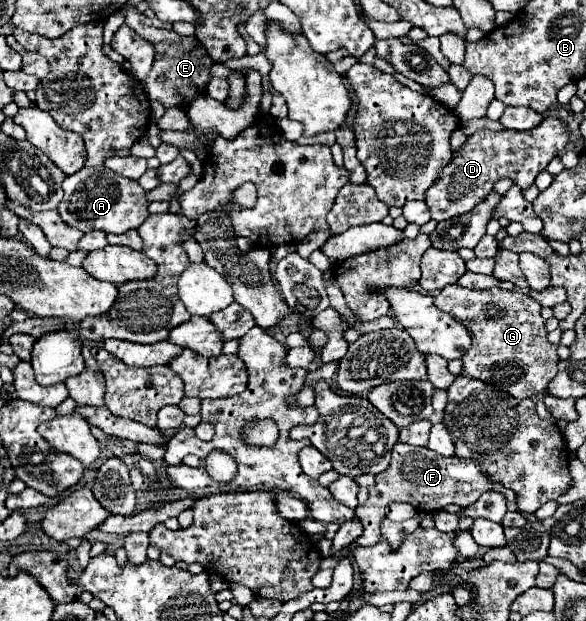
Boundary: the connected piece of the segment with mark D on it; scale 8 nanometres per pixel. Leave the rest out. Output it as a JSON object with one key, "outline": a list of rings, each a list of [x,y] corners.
{"outline":[[[545,117],[531,131],[477,131],[467,137],[465,145],[453,155],[451,163],[439,171],[439,179],[427,189],[425,203],[435,221],[445,221],[463,213],[469,213],[479,205],[493,189],[499,179],[511,179],[517,187],[527,189],[533,185],[539,171],[543,171],[549,161],[559,155],[569,143],[569,129],[557,117]]]}

